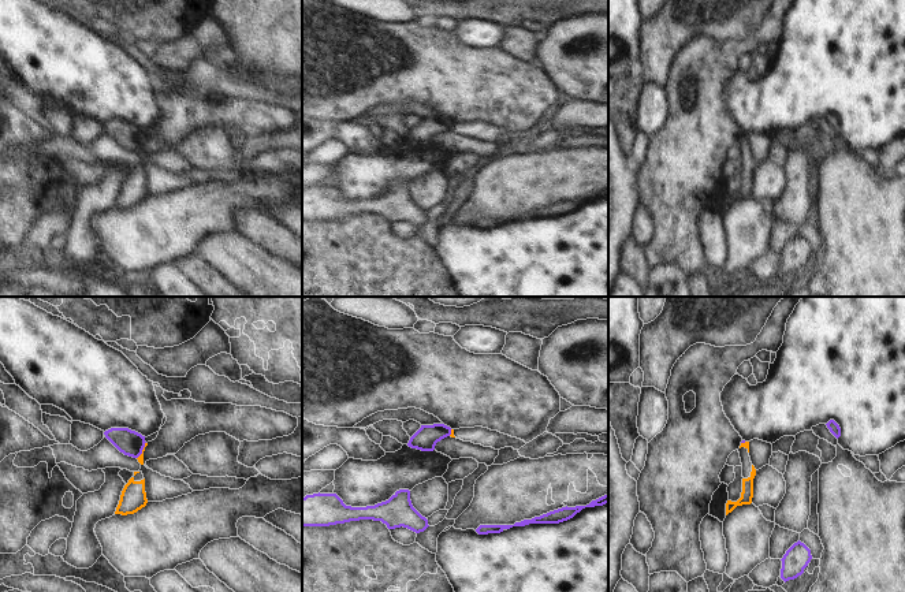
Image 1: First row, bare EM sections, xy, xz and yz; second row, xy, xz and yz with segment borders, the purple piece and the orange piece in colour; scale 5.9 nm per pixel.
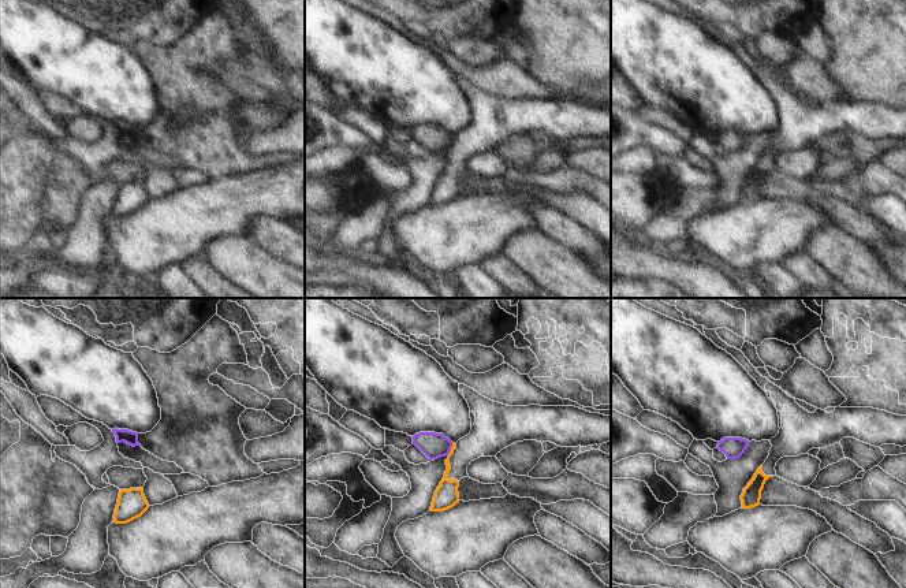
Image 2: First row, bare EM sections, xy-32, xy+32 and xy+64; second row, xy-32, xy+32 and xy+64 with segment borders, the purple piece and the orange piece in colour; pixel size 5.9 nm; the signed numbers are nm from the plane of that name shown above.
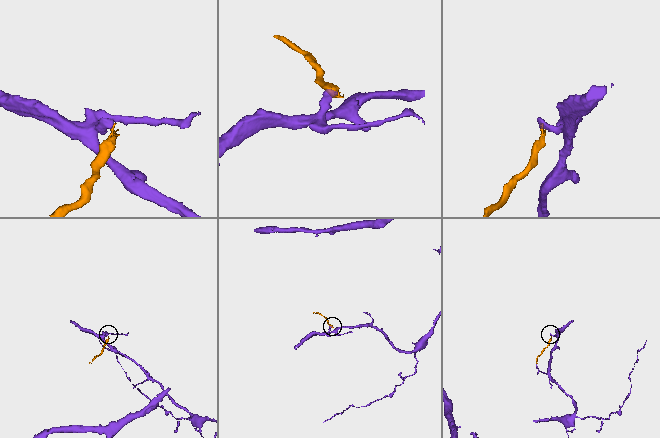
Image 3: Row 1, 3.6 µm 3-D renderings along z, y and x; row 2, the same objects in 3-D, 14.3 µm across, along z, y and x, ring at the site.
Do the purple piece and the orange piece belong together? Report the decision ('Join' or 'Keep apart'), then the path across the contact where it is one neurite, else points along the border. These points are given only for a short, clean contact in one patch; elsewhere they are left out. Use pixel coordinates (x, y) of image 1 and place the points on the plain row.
Keep apart. Boundary: xy (145, 136), (137, 152).

